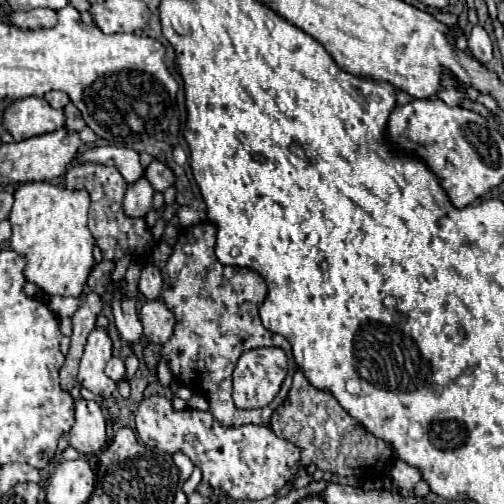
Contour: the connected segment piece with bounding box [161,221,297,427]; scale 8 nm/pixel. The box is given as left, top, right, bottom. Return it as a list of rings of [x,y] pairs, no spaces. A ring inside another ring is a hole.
[[[211,221],[181,229],[173,255],[163,269],[163,301],[175,315],[173,337],[163,345],[163,359],[169,365],[171,375],[181,385],[197,387],[209,401],[209,413],[223,427],[241,425],[269,425],[271,413],[283,403],[291,387],[297,365],[293,361],[291,345],[261,325],[259,307],[267,295],[267,285],[261,275],[251,269],[225,267],[215,257],[215,225]],[[257,347],[283,347],[289,359],[289,371],[279,395],[263,409],[237,409],[231,397],[231,373],[237,359]]]

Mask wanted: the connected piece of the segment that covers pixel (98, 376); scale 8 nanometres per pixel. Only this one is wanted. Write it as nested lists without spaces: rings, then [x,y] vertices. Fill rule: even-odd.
[[[93,329],[87,345],[85,345],[85,353],[79,365],[79,375],[77,381],[87,387],[91,393],[101,395],[103,397],[103,373],[105,373],[105,365],[111,359],[111,339],[105,329]]]

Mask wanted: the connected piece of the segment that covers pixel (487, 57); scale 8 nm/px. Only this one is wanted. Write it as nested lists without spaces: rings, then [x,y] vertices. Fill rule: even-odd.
[[[481,25],[473,27],[473,31],[471,31],[471,35],[469,35],[469,51],[471,51],[473,57],[475,57],[479,63],[483,63],[483,65],[487,65],[487,63],[491,61],[491,57],[493,57],[491,39],[489,39],[487,31],[485,31]]]

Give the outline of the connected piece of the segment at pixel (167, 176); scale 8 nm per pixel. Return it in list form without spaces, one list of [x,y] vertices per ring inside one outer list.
[[[153,159],[151,165],[145,169],[145,177],[149,179],[149,183],[153,185],[155,191],[165,191],[167,187],[171,187],[175,183],[173,171],[165,163],[161,163],[157,159]]]

